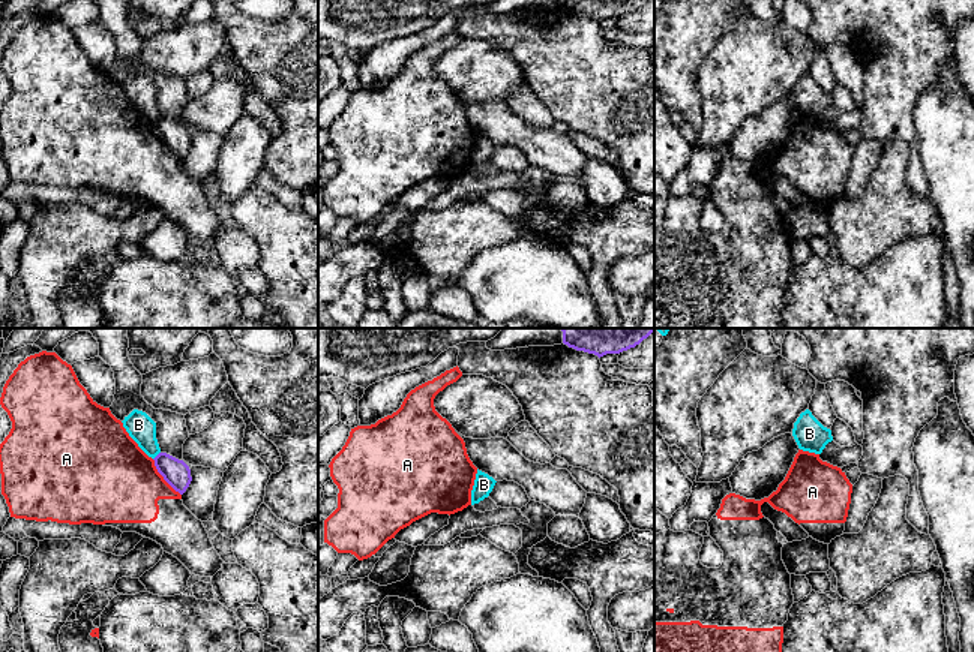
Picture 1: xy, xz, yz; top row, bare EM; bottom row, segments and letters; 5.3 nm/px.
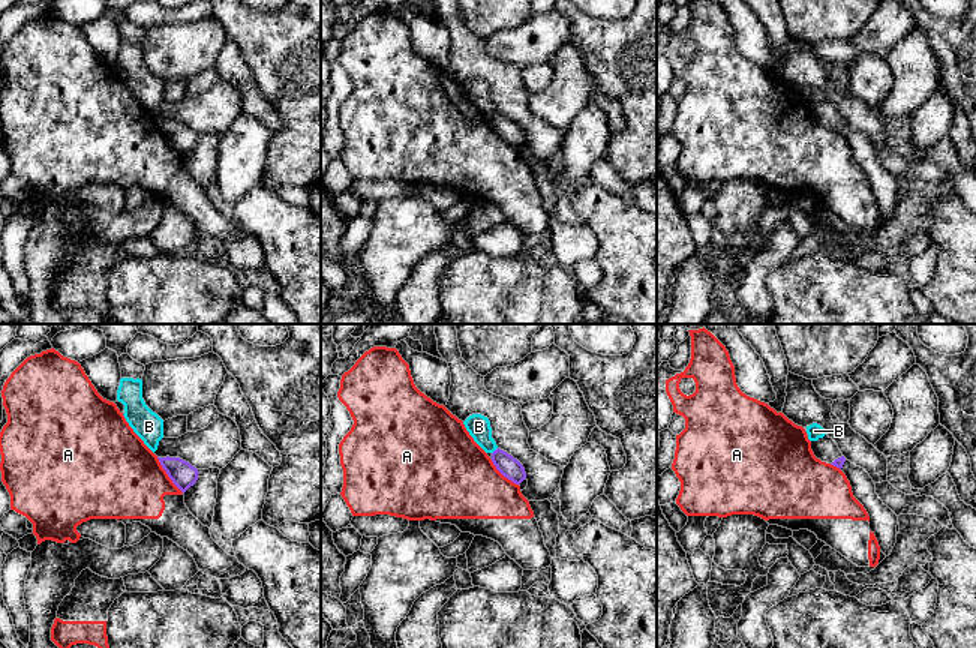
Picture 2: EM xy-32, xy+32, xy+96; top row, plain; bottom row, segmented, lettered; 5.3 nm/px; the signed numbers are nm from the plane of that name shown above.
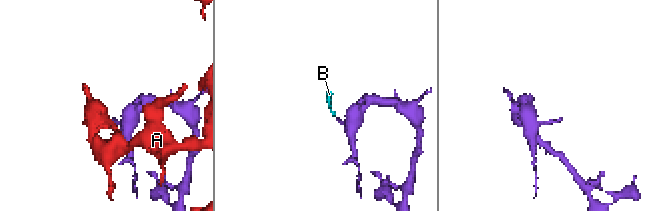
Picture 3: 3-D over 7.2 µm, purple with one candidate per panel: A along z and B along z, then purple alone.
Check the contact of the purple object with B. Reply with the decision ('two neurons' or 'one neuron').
two neurons

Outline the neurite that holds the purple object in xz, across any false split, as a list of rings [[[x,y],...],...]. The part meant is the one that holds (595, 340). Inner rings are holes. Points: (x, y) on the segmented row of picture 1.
[[[561,328],[561,331],[564,345],[600,358],[635,348],[654,328]]]

